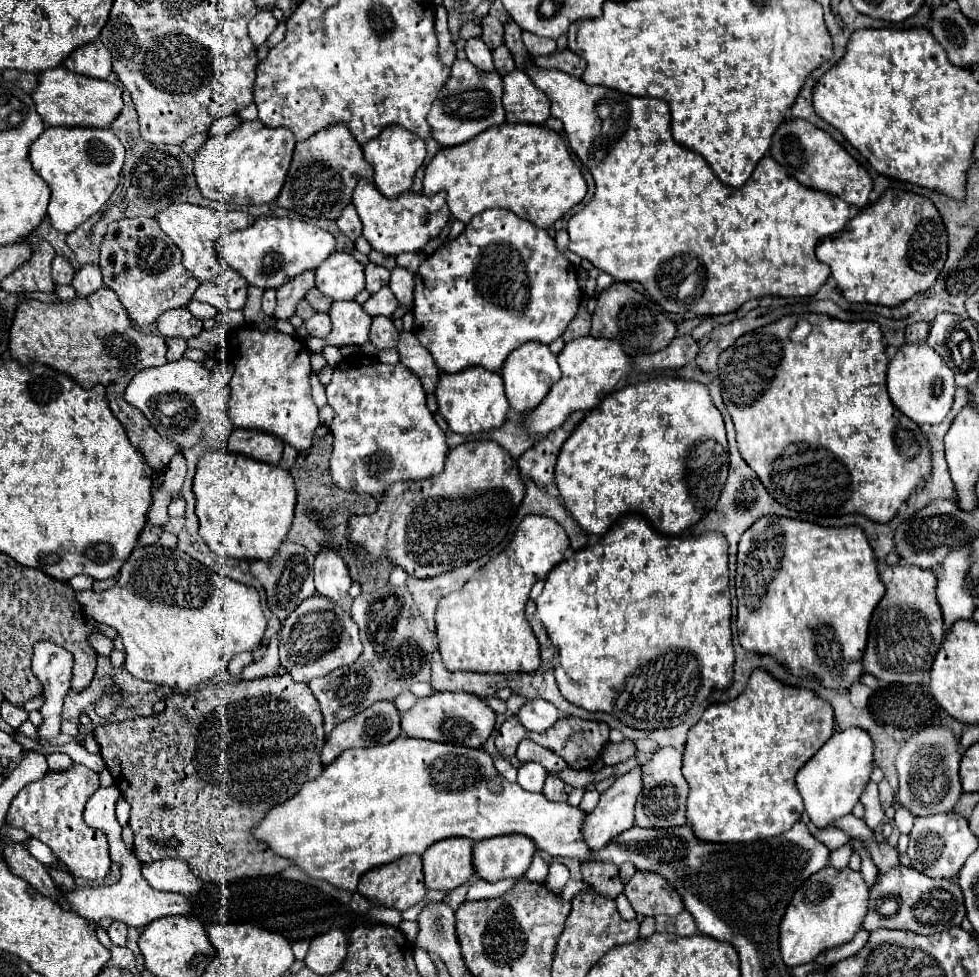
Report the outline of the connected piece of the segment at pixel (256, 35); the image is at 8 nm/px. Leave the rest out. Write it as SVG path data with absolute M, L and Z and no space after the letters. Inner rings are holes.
M259 11L251 19L251 23L249 23L249 37L255 43L255 47L261 47L267 41L267 37L275 31L277 23L279 21L271 15L271 11Z

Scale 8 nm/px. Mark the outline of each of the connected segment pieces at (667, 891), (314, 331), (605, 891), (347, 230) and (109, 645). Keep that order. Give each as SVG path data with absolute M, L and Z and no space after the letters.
M637 871L625 885L625 895L641 915L677 915L683 911L683 903L675 889L653 873Z
M313 313L313 317L303 321L303 327L311 337L327 337L331 331L331 319L327 313Z
M587 861L581 865L583 881L589 883L599 895L605 895L611 899L615 899L623 891L623 883L619 879L617 869L619 867L611 863L595 863L595 861Z
M347 205L341 213L341 217L337 219L337 227L351 239L355 241L357 237L361 237L361 219L357 215L357 209L353 209L353 205Z
M101 633L91 637L91 645L95 647L95 651L97 651L99 655L107 655L107 657L109 657L109 655L113 653L113 649L115 649L115 645L113 645L113 639L109 639L109 637L103 637Z

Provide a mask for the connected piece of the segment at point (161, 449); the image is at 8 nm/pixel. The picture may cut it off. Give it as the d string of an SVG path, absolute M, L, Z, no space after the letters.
M97 289L87 297L75 297L59 303L41 303L33 299L21 301L15 309L9 331L9 351L19 363L39 361L63 371L79 381L79 385L85 389L97 383L105 385L113 415L123 423L131 443L145 455L147 463L155 471L167 469L171 457L179 453L179 445L167 437L161 437L145 419L145 415L137 407L127 405L123 399L125 387L141 369L167 363L167 345L163 337L139 333L127 319L123 305L111 289Z

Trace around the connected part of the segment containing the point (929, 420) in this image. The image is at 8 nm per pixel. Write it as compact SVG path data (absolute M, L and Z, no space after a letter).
M905 343L897 349L887 369L887 389L893 405L917 425L935 425L953 405L955 379L949 365L927 343Z

